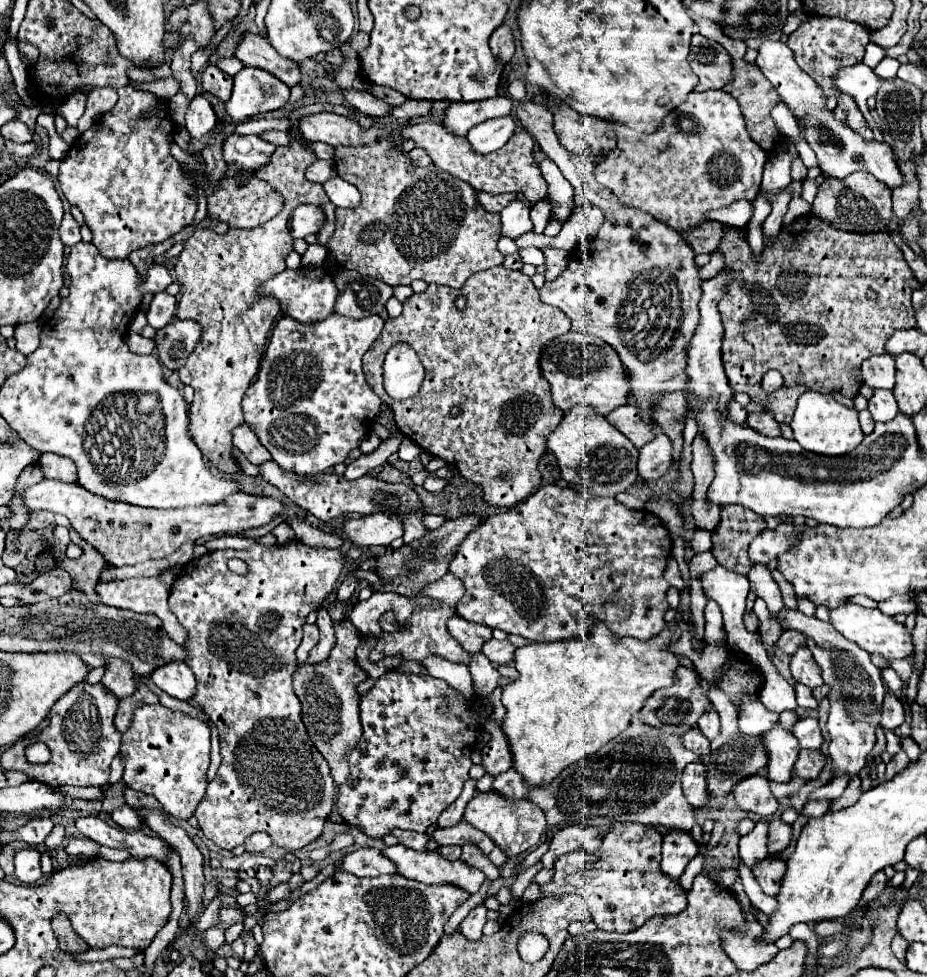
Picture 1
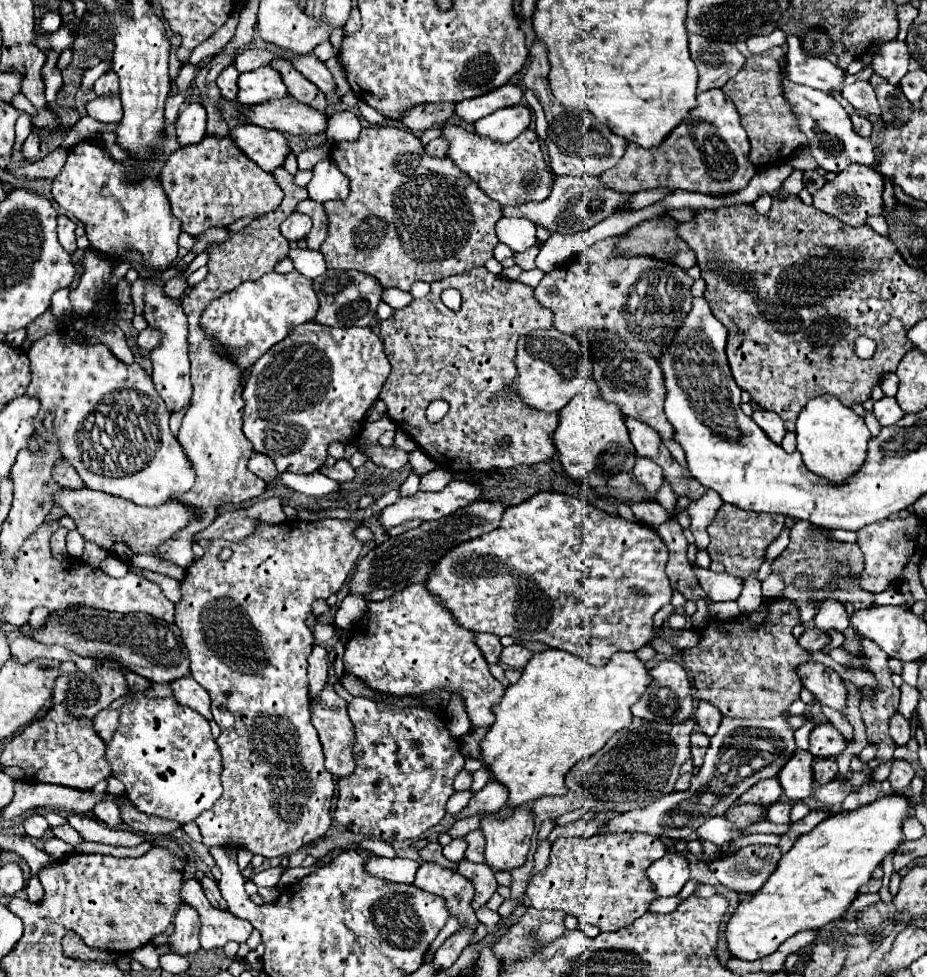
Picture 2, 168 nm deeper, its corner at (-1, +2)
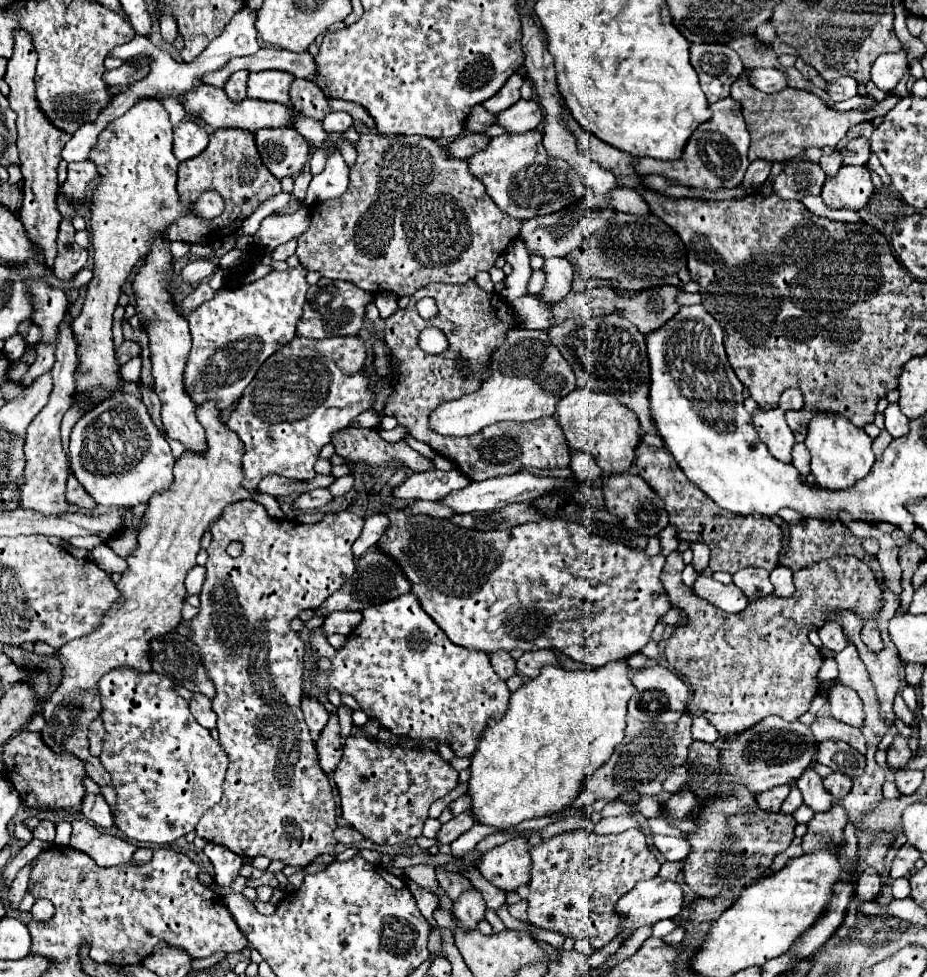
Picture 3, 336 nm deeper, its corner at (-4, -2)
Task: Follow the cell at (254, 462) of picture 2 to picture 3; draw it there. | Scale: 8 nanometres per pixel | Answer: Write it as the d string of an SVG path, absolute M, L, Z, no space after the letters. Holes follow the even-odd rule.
M269 473L259 481L259 491L273 497L293 497L317 487L329 487L333 481L335 481L333 475L315 475L315 479L309 481L295 481L295 479Z

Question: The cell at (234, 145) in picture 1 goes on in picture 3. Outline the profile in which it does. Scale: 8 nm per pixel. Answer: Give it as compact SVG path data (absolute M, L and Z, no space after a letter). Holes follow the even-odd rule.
M283 127L281 131L257 131L255 143L263 165L277 179L299 173L307 163L309 145L291 127Z

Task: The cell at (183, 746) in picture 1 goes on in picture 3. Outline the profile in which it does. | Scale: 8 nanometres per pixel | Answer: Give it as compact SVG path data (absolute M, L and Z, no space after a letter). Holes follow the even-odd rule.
M119 667L101 677L99 691L103 705L101 717L107 729L99 759L105 771L109 771L117 791L115 825L127 837L137 841L157 845L173 843L193 831L203 813L221 801L229 757L221 749L219 741L215 741L211 733L193 719L187 701L175 693L173 683L165 675L153 671L141 675L129 667Z

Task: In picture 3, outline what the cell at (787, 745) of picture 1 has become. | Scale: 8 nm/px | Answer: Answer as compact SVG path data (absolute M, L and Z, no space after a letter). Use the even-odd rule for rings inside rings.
M809 767L803 771L799 779L795 779L795 787L803 795L803 803L809 805L813 811L829 811L833 805L833 797L823 789L823 779Z

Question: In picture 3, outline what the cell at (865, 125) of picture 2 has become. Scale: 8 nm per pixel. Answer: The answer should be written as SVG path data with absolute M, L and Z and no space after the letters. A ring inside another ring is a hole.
M855 137L851 139L843 151L843 165L865 165L869 161L871 149L869 149L869 139L867 137Z

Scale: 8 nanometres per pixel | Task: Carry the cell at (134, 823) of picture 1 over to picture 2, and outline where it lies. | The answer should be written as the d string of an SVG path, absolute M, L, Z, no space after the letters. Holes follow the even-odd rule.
M100 799L100 801L94 805L92 813L94 813L102 823L106 823L108 827L120 827L120 825L122 825L120 811L118 811L116 803L110 801L110 799Z

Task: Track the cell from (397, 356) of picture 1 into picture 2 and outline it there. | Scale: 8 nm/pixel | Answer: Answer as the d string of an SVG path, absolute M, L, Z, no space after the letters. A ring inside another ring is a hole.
M304 323L296 327L286 339L268 349L250 369L244 387L242 431L254 445L256 453L268 455L276 461L280 473L314 473L326 461L326 447L332 441L350 443L364 425L366 411L376 403L382 383L386 381L391 365L384 353L382 341L370 327L322 327L318 323Z

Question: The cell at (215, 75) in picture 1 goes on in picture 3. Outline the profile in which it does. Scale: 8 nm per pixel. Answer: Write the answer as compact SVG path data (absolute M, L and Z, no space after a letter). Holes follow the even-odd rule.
M237 71L237 73L233 73L227 81L225 81L225 93L227 93L227 97L231 99L231 101L235 101L235 103L239 103L239 101L243 101L247 95L245 95L245 83L247 83L247 71Z

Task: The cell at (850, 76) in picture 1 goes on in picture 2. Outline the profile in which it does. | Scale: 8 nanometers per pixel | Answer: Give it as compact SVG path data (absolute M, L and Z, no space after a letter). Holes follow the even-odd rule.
M788 37L788 53L786 53L786 67L784 67L786 77L792 83L802 83L820 91L840 89L846 71L822 57L806 57L798 45L800 41L796 37Z

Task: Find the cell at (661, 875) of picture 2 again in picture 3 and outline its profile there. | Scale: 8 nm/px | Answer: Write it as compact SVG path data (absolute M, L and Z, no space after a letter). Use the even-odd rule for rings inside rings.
M655 875L649 881L641 881L623 895L617 903L617 911L629 915L629 921L621 925L619 933L635 931L643 925L655 925L661 919L679 915L683 907L683 889L675 881L667 881Z

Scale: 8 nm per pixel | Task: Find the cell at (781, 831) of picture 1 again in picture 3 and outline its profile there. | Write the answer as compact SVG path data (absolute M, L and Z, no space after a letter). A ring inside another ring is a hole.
M837 803L825 813L815 813L815 817L807 825L807 833L803 835L801 847L805 853L823 847L827 841L843 845L843 829L847 825L847 811Z

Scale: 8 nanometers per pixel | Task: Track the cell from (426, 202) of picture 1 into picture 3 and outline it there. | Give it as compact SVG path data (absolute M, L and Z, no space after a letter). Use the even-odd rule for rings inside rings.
M363 133L359 143L357 143L357 161L351 167L351 183L349 189L331 201L325 203L317 203L317 207L311 207L311 225L309 231L305 231L305 235L299 235L299 245L295 255L299 257L299 261L309 269L309 271L319 271L323 277L329 279L343 279L343 281L351 281L357 287L371 291L371 293L395 293L397 297L401 295L413 295L417 289L429 285L429 283L465 283L469 279L473 279L477 275L477 271L489 271L495 265L495 259L505 251L507 243L513 241L519 235L521 229L521 221L503 213L493 201L491 197L485 193L483 183L473 177L467 169L465 161L459 159L449 159L449 155L445 155L445 149L429 139L429 137L419 137L419 135L383 135L383 133Z

